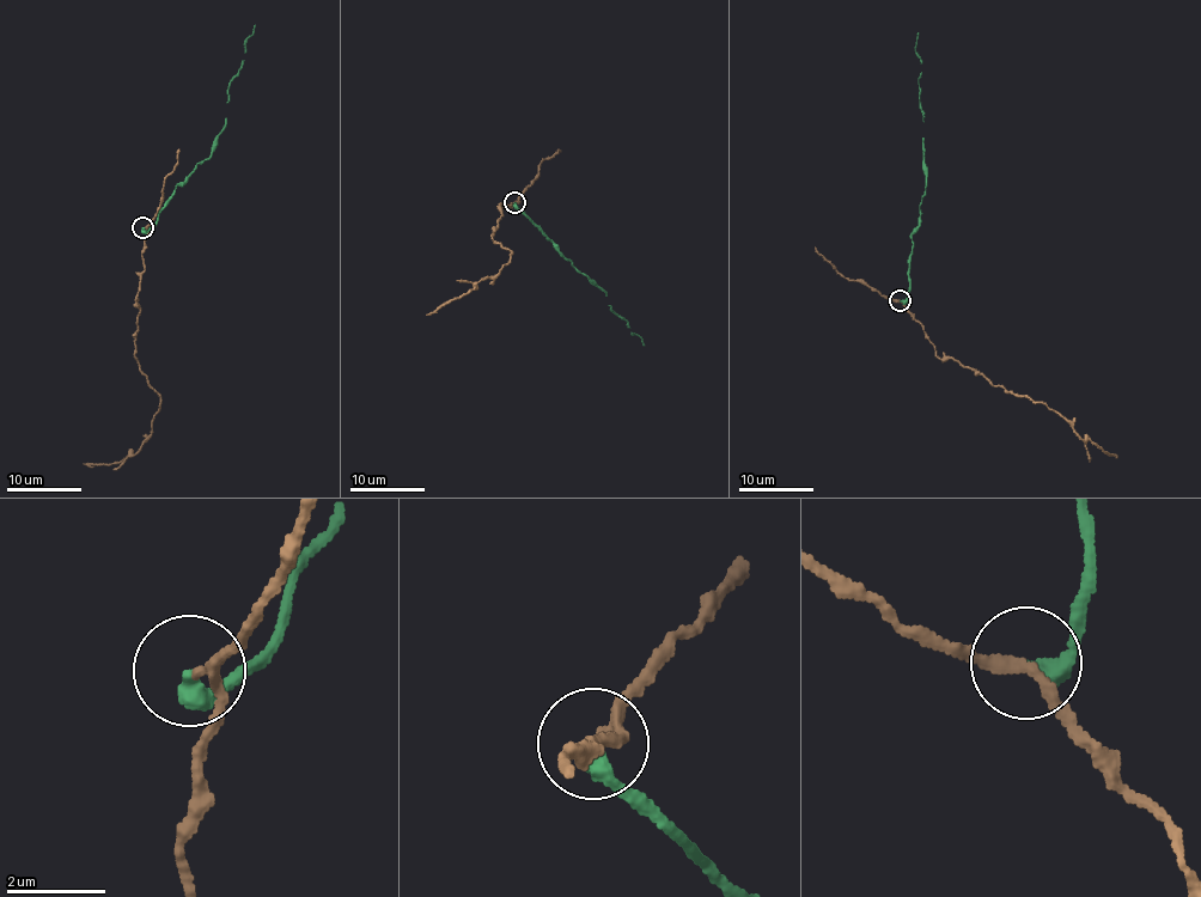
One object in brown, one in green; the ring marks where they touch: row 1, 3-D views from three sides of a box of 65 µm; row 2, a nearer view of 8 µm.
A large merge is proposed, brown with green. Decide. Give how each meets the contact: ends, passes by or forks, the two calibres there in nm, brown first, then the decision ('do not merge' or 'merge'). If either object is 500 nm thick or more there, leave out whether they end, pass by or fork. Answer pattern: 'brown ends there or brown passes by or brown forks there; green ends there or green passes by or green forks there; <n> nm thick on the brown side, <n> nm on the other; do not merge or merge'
brown passes by; green ends there; 180 nm thick on the brown side, 360 nm on the other; do not merge

